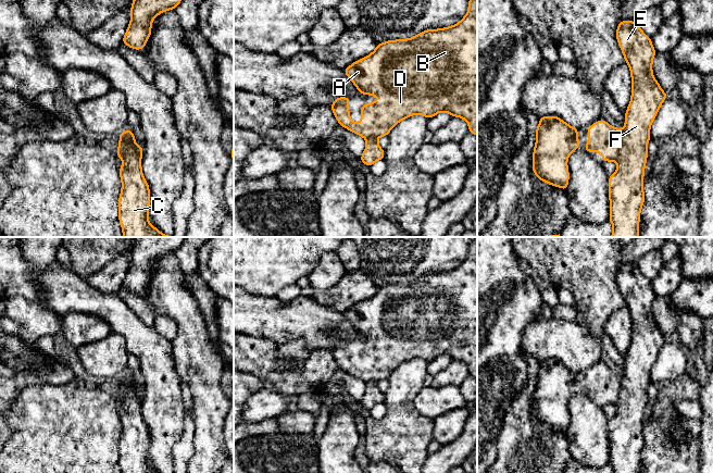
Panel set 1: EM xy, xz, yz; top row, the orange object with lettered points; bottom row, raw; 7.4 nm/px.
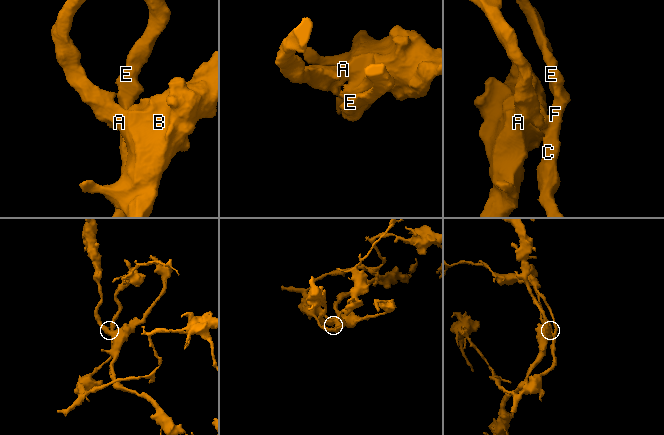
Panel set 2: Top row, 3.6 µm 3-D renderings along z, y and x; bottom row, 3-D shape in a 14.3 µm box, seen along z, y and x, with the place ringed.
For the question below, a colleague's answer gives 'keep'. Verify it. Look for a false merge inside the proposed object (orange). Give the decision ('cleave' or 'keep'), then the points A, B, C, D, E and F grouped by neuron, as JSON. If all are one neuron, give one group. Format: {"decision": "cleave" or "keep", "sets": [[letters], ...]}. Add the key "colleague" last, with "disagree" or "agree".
{"decision": "cleave", "sets": [["A", "B", "D"], ["C", "E", "F"]], "colleague": "disagree"}

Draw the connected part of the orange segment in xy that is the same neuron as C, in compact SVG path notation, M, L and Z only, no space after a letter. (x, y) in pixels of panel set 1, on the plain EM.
M129 389L121 400L122 435L118 443L118 463L122 473L158 473L148 463L150 434L142 419L141 402Z

